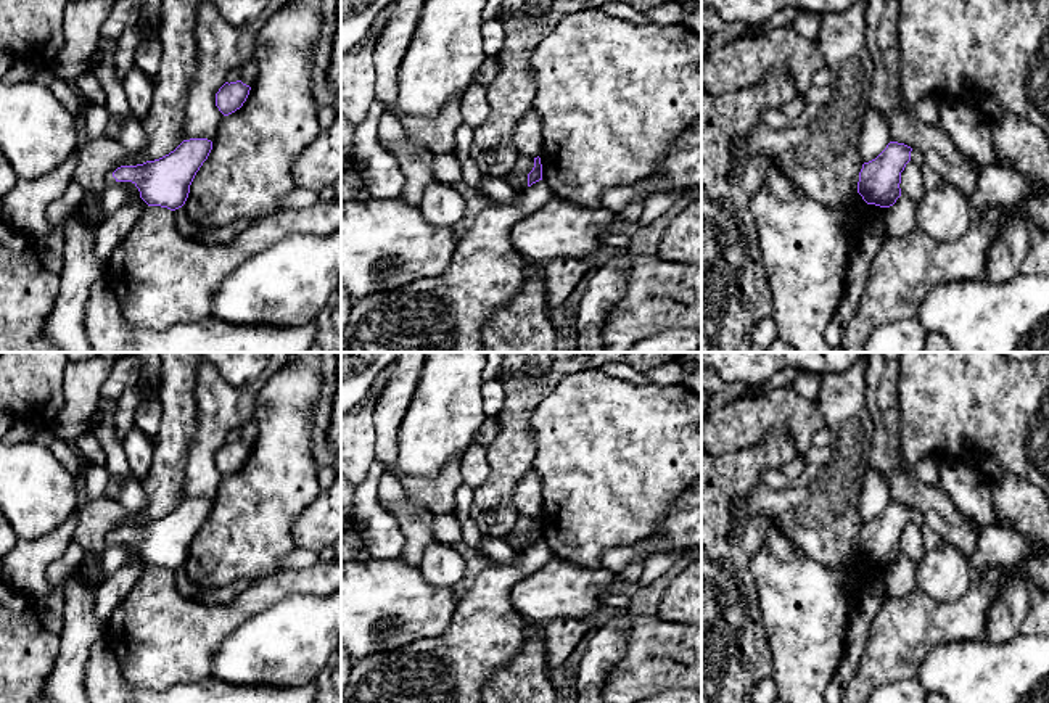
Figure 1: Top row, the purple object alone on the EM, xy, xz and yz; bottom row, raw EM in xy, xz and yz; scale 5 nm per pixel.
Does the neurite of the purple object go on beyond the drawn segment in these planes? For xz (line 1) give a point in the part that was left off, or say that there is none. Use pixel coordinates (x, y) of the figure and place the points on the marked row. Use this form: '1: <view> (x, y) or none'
1: none

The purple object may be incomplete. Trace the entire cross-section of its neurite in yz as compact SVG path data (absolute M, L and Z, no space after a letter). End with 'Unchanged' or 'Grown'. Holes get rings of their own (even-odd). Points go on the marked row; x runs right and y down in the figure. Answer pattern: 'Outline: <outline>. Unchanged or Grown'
Outline: M890 142L872 161L864 162L859 172L858 193L867 204L890 208L901 196L901 172L911 161L912 148Z. Unchanged

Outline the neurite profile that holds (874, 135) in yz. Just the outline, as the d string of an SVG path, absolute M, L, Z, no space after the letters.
M867 105L858 142L862 162L875 159L887 148L888 143L890 122L887 116Z

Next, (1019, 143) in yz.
M1006 114L991 122L993 146L999 164L1036 185L1049 185L1049 137L1033 122Z

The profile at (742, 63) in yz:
M785 26L759 35L742 35L711 51L701 64L701 85L716 97L753 87L777 69L788 74L798 93L804 95L814 72L824 66L816 40L806 40Z

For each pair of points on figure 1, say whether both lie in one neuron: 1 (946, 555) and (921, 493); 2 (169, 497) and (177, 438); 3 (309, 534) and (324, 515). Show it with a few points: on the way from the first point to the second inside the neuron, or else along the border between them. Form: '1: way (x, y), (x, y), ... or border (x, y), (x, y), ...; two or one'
1: border (943, 541), (954, 546), (969, 560); two
2: way (169, 483), (171, 452); one
3: way (314, 530), (324, 520); one

